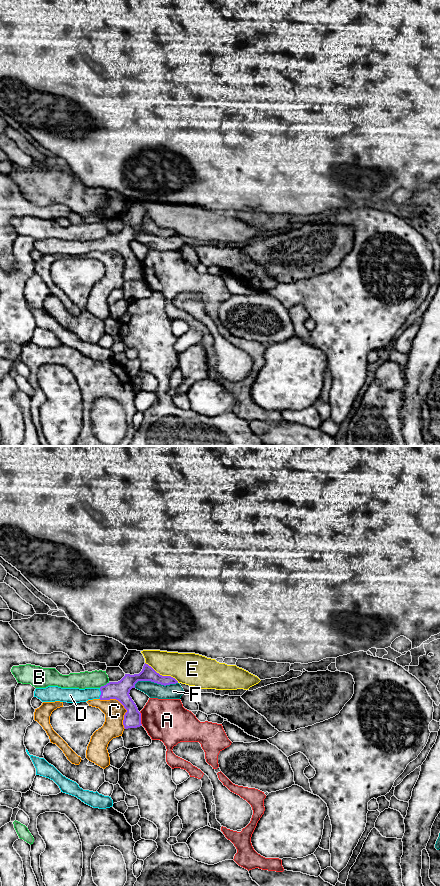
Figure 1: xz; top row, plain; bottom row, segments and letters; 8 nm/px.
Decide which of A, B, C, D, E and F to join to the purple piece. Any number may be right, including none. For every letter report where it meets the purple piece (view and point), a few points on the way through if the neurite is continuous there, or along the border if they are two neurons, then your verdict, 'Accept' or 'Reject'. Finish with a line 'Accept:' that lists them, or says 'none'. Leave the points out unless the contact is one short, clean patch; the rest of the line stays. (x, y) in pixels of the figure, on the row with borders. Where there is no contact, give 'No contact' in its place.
A: Touches purple at xz (140, 718). Reject
B: Touches purple at xz (104, 685). Reject
C: Touches purple at xz (122, 704). Reject
D: Touches purple at xz (101, 693). Path across: xz (120, 690), (101, 693), (70, 695). Accept
E: Touches purple at xz (161, 675). Reject
F: Touches purple at xz (154, 682). Reject
Accept: D

